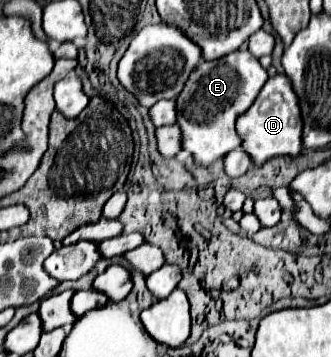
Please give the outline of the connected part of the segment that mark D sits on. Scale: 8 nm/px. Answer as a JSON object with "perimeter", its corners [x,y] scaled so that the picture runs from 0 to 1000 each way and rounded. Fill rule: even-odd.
{"perimeter":[[[840,207],[810,218],[785,269],[743,319],[713,336],[713,364],[731,381],[731,415],[749,420],[767,459],[798,459],[828,437],[906,437],[912,431],[912,319],[900,269],[882,252],[870,213]]]}

